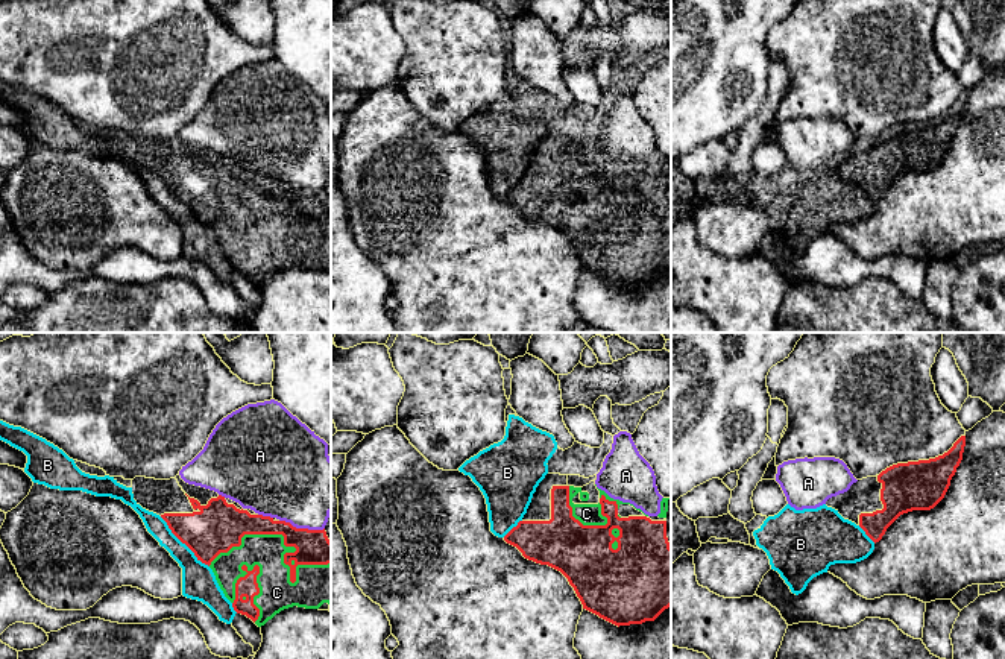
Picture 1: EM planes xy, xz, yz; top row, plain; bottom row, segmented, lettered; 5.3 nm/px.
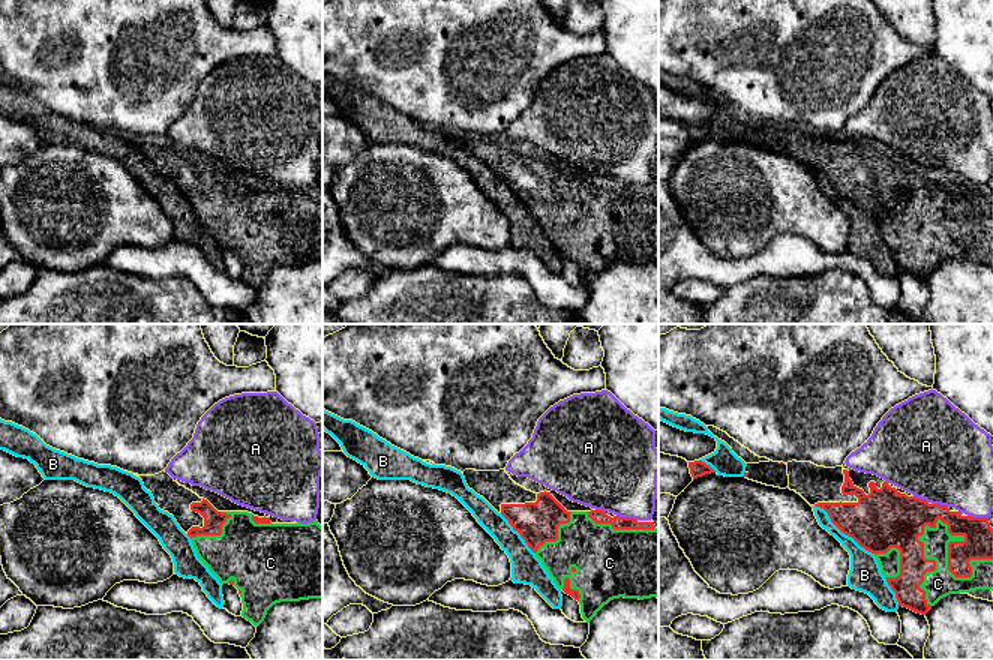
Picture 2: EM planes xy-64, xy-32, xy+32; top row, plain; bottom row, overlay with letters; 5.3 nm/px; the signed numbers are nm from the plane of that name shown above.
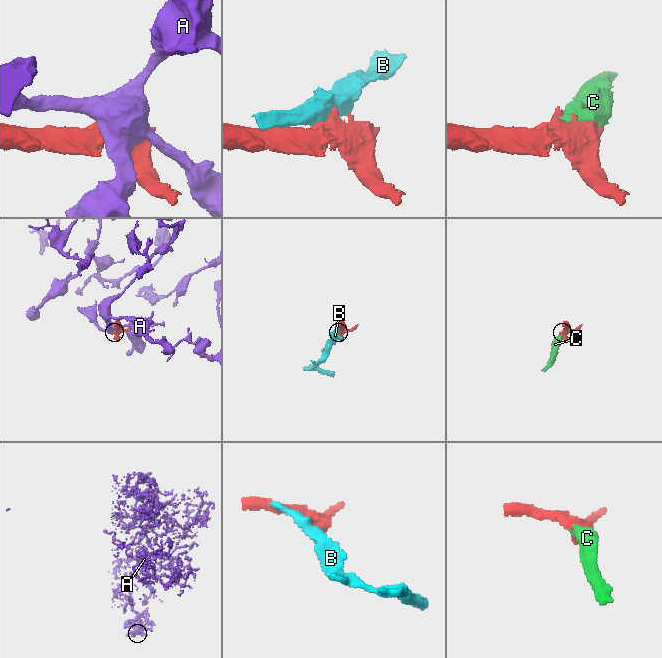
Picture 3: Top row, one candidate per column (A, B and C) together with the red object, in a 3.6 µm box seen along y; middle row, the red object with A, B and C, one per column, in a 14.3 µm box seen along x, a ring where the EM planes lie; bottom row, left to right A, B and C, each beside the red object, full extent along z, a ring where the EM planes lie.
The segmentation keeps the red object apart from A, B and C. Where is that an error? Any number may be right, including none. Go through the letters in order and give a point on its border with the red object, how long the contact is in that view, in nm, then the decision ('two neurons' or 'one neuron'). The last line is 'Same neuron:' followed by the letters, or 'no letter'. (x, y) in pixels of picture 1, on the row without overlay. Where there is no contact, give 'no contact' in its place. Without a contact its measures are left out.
A: meets red in xy at (302, 189); contact 240 nm long; two neurons
B: meets red in xy at (182, 202); contact 380 nm long; two neurons
C: meets red in xy at (284, 198); contact 650 nm long; one neuron
Same neuron: C

